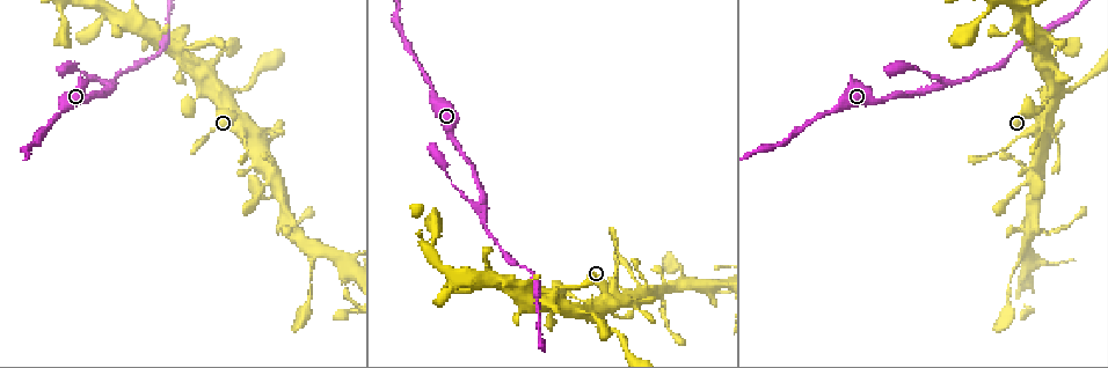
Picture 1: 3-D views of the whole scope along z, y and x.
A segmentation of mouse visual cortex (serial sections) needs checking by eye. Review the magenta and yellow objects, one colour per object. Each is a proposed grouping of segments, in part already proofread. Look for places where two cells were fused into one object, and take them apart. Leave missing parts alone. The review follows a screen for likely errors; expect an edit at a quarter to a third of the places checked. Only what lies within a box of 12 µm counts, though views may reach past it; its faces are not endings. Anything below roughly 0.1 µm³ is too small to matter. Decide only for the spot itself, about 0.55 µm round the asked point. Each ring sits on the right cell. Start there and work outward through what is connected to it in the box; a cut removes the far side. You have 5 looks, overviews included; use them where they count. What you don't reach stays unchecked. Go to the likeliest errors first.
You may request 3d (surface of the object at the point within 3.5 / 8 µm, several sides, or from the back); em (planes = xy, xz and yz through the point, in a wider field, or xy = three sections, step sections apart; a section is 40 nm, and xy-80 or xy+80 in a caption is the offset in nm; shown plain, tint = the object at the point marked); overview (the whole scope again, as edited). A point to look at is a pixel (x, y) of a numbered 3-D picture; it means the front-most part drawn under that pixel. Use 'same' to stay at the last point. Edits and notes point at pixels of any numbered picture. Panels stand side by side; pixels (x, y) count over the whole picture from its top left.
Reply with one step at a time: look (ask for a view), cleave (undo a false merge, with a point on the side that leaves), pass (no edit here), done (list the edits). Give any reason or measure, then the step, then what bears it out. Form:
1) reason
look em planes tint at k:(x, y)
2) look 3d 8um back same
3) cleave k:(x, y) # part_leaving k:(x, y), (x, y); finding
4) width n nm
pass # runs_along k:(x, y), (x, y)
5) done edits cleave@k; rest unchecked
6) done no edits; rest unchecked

three-way junction
look 3d 3.5um at 1:(945, 85)

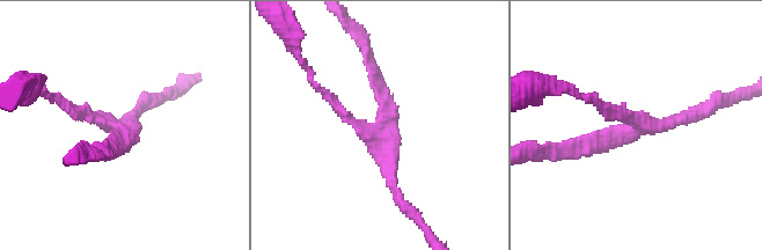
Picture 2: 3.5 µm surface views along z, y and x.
arms 3; arm_widths 150, 200, 200 nm
look em xy step 2 tint at 2:(124, 133)

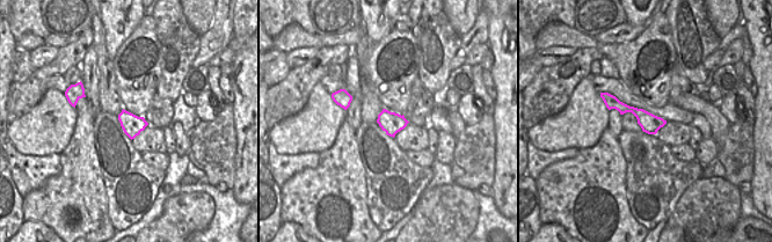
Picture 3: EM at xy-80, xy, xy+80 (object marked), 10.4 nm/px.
pass # runs_along 2:(574, 148), (708, 107); continuous, no second cell

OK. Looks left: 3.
sharp bend
look 3d 3.5um at 1:(244, 128)

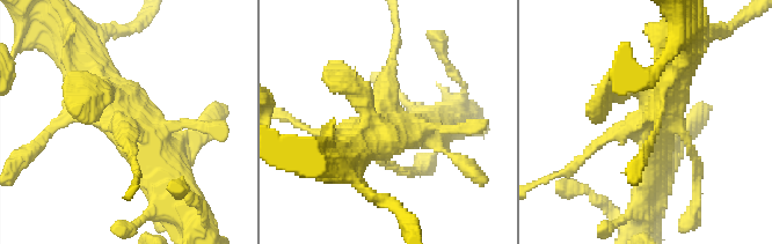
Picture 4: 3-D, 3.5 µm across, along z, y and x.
need the tissue
look em xy step 3 tint at 4:(387, 131)

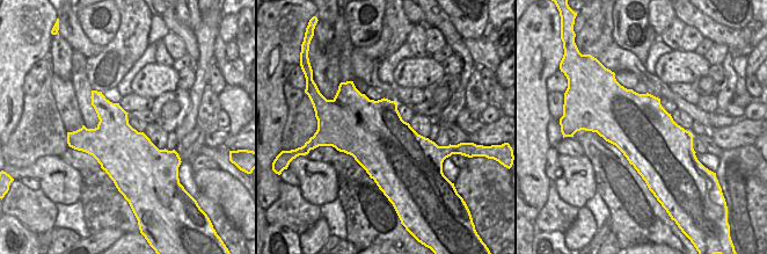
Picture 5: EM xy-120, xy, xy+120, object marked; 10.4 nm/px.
pass # runs_along 4:(95, 89), (109, 89), (174, 185); all the same cell

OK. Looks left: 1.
done no edits; rest unchecked

